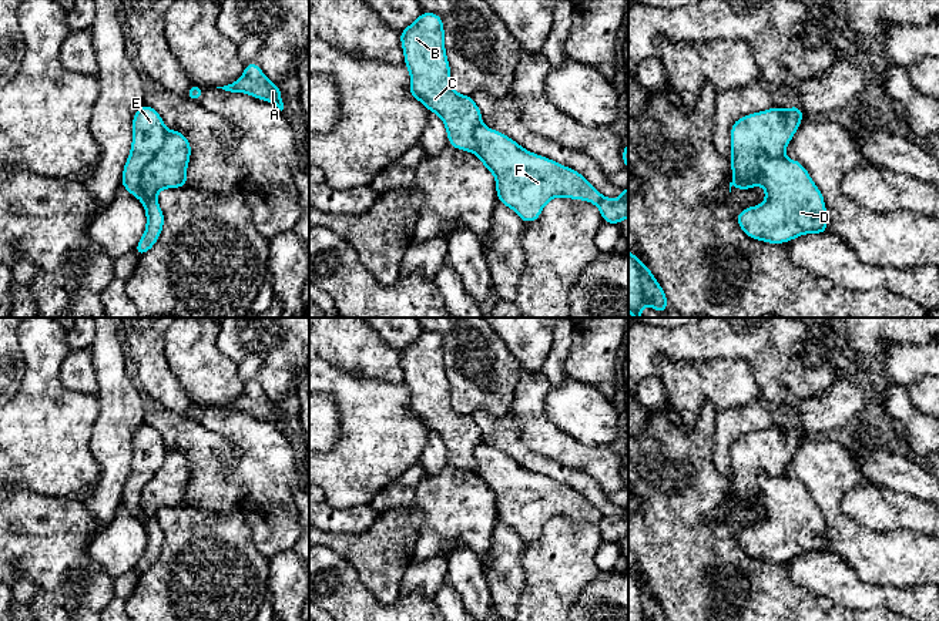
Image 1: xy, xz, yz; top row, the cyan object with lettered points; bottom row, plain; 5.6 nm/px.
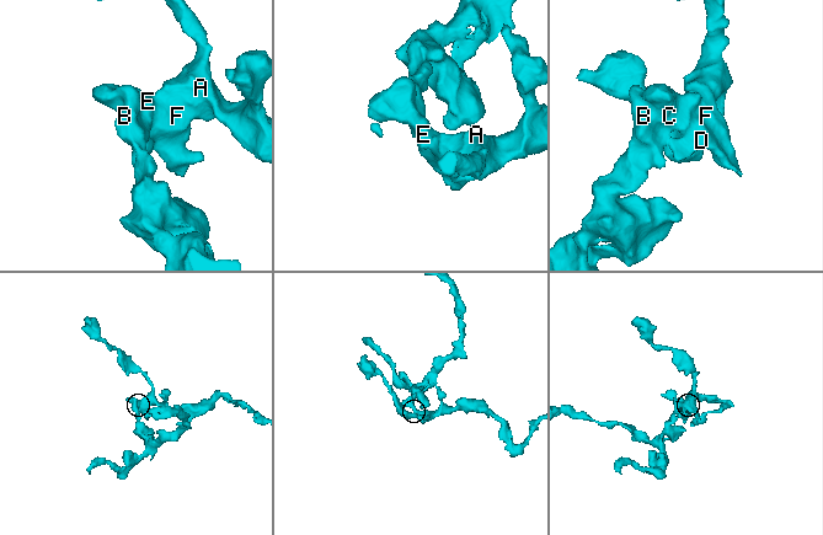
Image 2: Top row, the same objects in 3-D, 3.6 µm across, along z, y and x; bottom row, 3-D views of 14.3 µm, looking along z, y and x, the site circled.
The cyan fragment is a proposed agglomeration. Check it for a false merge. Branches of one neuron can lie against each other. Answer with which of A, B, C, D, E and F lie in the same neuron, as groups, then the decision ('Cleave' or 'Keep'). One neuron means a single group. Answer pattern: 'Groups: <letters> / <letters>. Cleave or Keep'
Groups: A D F / B C E. Cleave

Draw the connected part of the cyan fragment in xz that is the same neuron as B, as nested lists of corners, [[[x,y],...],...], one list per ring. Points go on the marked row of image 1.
[[[423,11],[399,34],[410,73],[410,95],[442,118],[450,147],[474,152],[473,131],[482,124],[482,111],[472,95],[456,93],[450,84],[442,17]]]

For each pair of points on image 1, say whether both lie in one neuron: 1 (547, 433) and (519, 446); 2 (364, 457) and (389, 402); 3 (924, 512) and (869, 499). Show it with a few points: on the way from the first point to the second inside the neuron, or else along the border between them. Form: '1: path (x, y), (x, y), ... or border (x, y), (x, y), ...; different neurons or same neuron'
1: border (510, 415), (525, 440), (536, 452), (556, 459); different neurons
2: path (376, 443), (376, 416); same neuron
3: path (911, 509), (882, 504); same neuron

